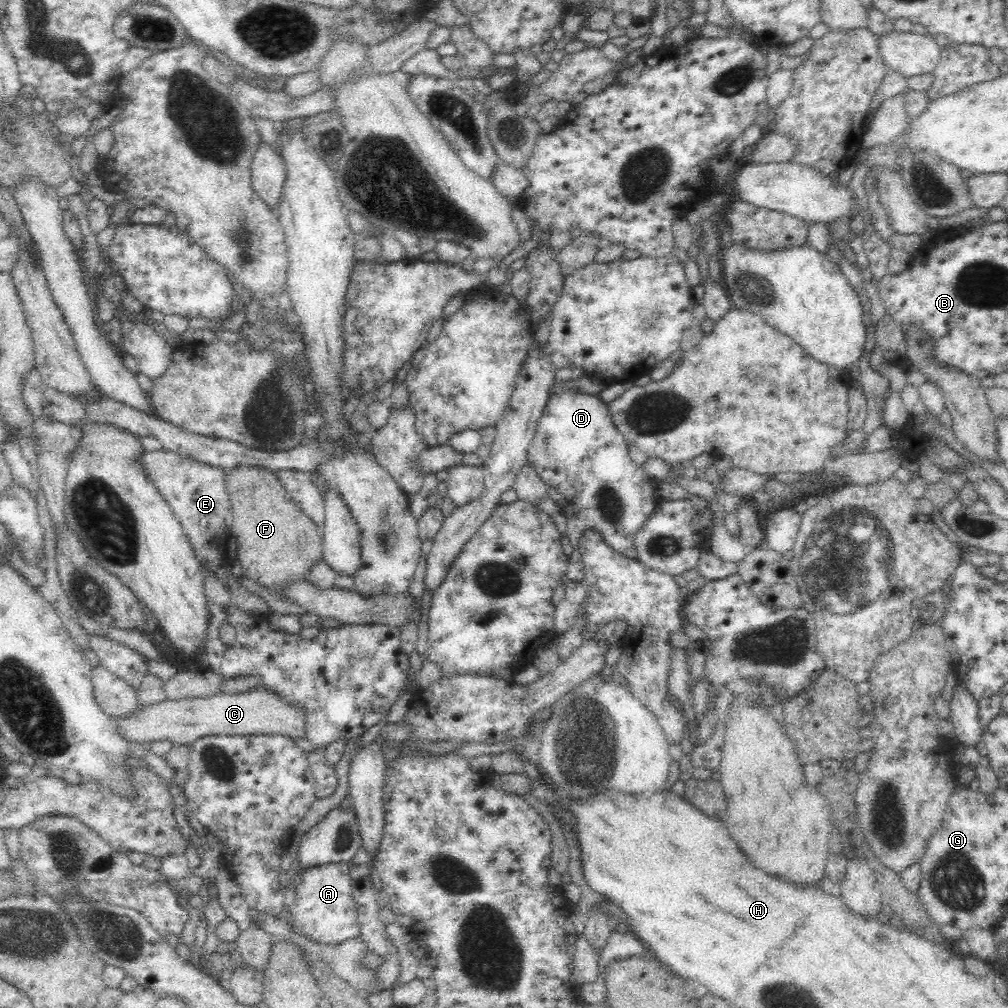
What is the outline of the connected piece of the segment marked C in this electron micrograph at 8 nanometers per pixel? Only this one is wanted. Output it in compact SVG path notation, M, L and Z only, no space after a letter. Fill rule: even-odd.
M264 686L241 693L224 693L207 696L206 698L184 698L184 700L165 699L150 706L140 706L140 710L130 718L116 719L118 731L129 741L134 741L142 746L155 745L162 739L168 739L175 745L192 744L196 739L208 735L246 736L252 734L278 734L298 740L306 739L308 723L306 723L306 707L290 701L286 697Z

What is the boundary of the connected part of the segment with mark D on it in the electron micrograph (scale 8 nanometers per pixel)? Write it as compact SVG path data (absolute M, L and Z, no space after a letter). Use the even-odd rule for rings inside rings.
M564 390L560 394L549 394L547 403L543 415L539 418L535 435L532 440L532 444L528 447L527 462L534 468L535 474L539 476L546 486L559 490L563 496L563 502L561 505L561 512L566 517L566 523L568 526L567 538L570 540L570 545L574 549L574 553L569 558L569 565L564 579L571 582L581 583L583 580L583 563L581 560L580 540L585 533L592 531L594 533L600 533L602 535L602 541L612 548L612 551L624 555L627 550L634 549L635 537L637 533L644 527L644 524L650 519L650 516L656 510L656 506L660 500L660 496L657 494L658 481L652 477L647 477L643 468L636 462L630 459L628 455L629 443L625 441L625 438L617 431L614 426L610 411L607 409L606 403L598 398L598 395L594 394L582 394L581 392L570 392Z

